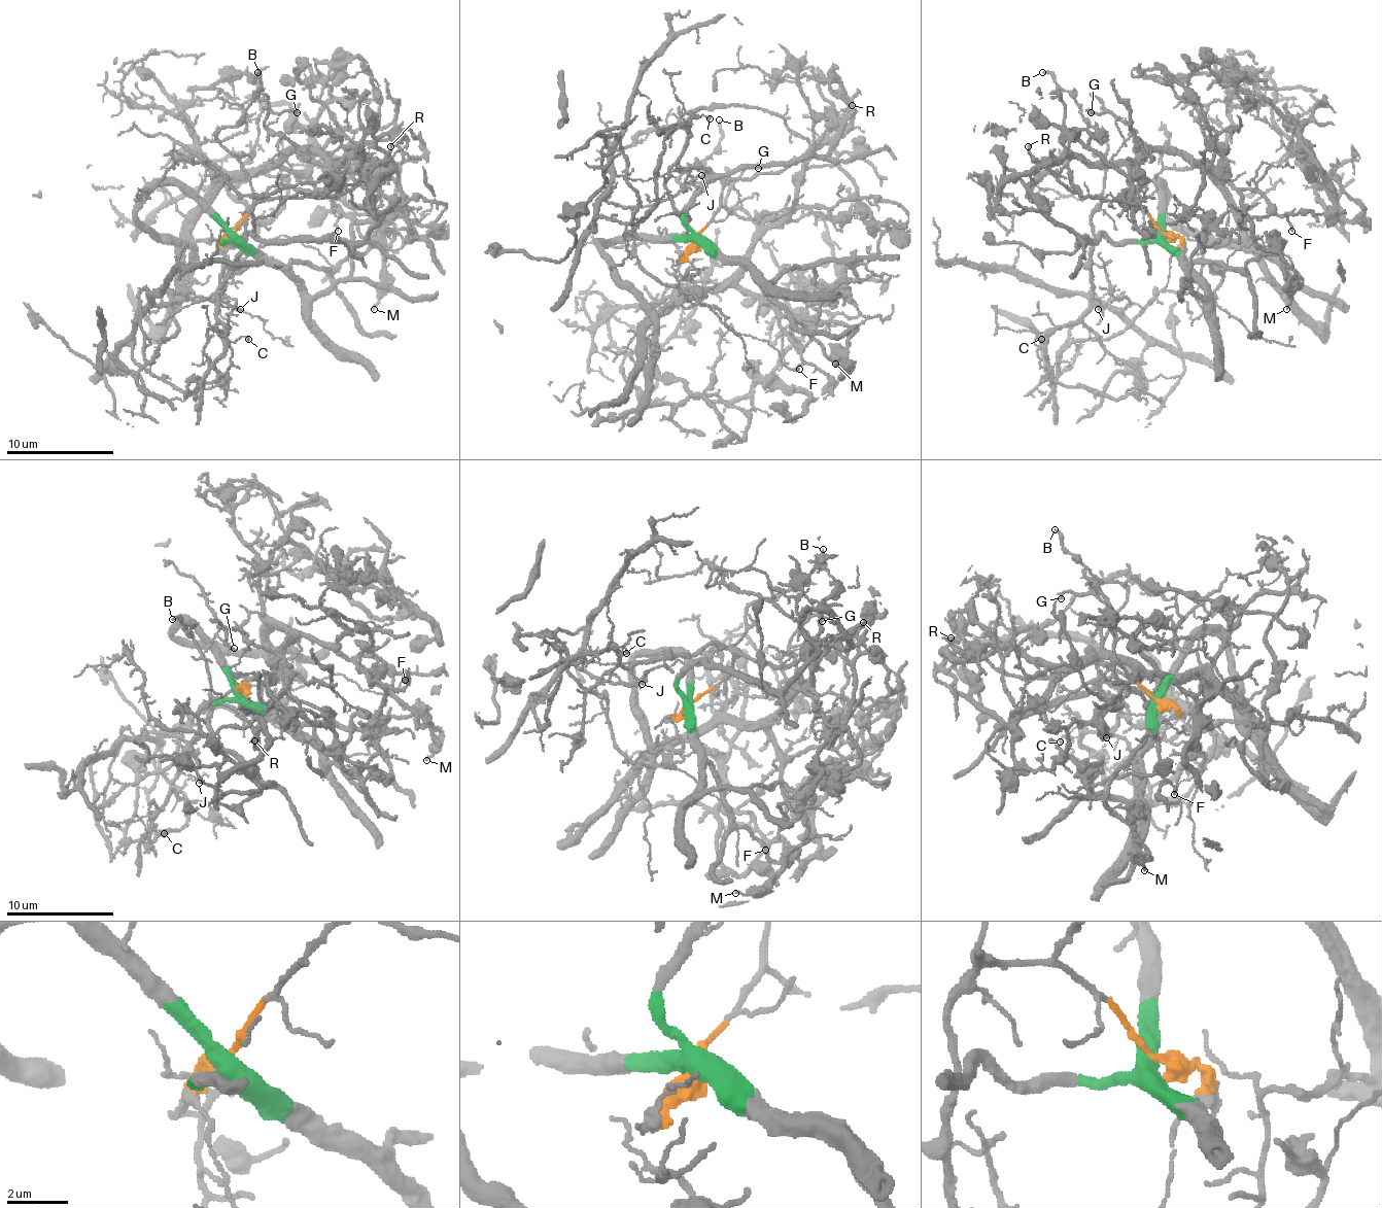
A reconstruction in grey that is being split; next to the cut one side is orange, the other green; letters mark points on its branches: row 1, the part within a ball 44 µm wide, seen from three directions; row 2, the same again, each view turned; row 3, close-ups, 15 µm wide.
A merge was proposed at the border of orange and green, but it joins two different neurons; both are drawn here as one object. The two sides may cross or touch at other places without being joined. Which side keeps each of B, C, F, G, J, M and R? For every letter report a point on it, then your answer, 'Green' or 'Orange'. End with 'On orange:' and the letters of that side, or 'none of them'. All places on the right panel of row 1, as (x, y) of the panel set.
B: Place: (1042, 72). Orange
C: Place: (1041, 339). Orange
F: Place: (1291, 231). Green
G: Place: (1091, 112). Green
J: Place: (1098, 309). Orange
M: Place: (1286, 309). Green
R: Place: (1028, 146). Orange
On orange: B, C, J, R

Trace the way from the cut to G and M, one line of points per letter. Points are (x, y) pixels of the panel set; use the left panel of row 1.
G: (233, 237), (198, 194), (203, 175), (214, 164), (257, 172), (295, 148), (266, 118), (298, 113)
M: (233, 237), (284, 264), (338, 267), (368, 248), (379, 248), (384, 290), (373, 310)

